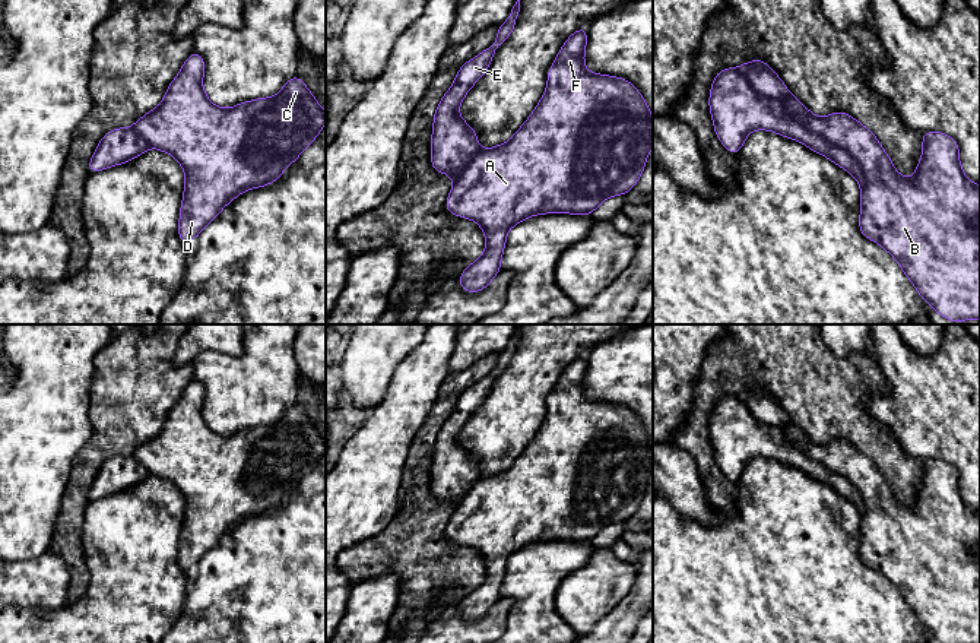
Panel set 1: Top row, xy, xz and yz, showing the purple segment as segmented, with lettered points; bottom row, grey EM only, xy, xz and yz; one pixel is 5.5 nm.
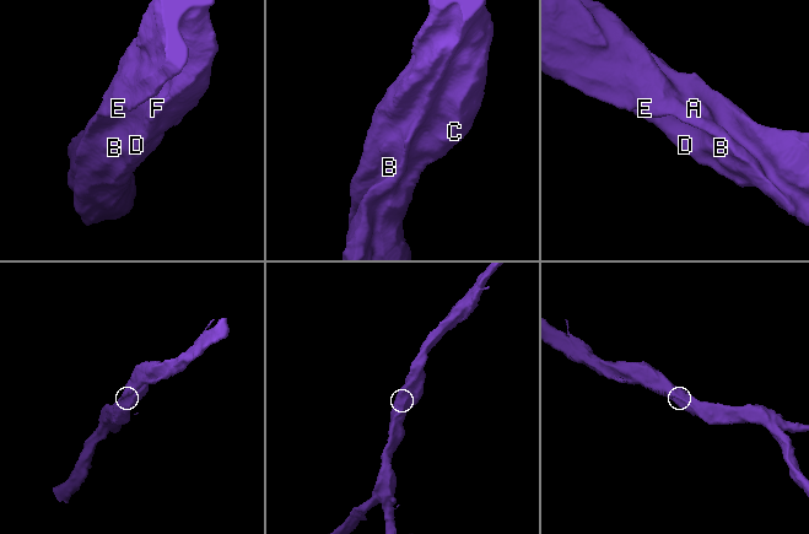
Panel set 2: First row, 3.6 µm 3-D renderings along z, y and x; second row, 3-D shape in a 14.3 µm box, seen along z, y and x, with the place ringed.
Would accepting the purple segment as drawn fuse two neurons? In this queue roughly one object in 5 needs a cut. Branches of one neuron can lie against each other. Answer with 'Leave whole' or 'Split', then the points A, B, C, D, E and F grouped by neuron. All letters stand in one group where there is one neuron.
Leave whole. Groups: A B C D E F

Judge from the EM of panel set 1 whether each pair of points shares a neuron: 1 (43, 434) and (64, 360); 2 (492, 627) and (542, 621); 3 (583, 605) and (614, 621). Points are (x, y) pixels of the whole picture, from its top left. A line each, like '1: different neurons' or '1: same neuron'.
1: same neuron
2: different neurons
3: different neurons

